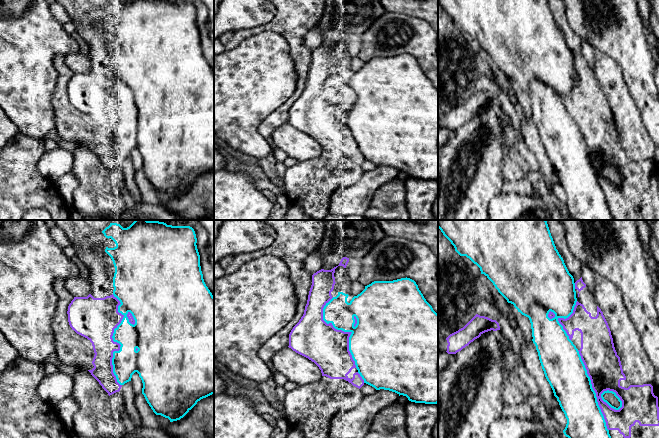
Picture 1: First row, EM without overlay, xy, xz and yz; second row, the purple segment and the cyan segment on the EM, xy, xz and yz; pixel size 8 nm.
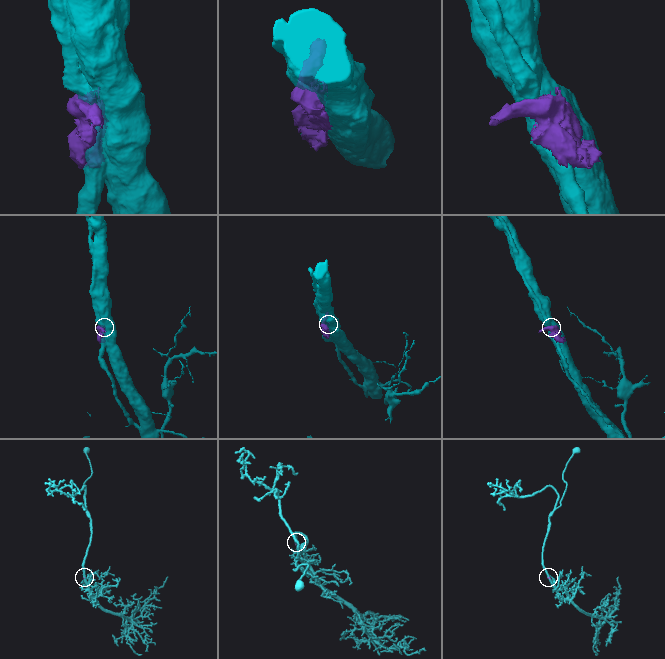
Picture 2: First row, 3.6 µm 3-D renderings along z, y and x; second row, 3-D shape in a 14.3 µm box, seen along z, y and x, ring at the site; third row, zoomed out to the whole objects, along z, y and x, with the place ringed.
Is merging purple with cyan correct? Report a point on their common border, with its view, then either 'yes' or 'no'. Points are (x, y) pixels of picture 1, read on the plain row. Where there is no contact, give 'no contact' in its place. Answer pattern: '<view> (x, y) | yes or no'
xy (115, 118) | no

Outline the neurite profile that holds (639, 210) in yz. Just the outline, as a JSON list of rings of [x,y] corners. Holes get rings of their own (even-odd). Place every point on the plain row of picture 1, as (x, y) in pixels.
[[[636,198],[630,214],[624,214],[618,206],[609,206],[609,210],[613,220],[659,220],[659,202],[640,202]]]

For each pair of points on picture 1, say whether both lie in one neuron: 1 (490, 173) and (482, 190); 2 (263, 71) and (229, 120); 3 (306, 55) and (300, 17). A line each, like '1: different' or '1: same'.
1: same
2: same
3: same

